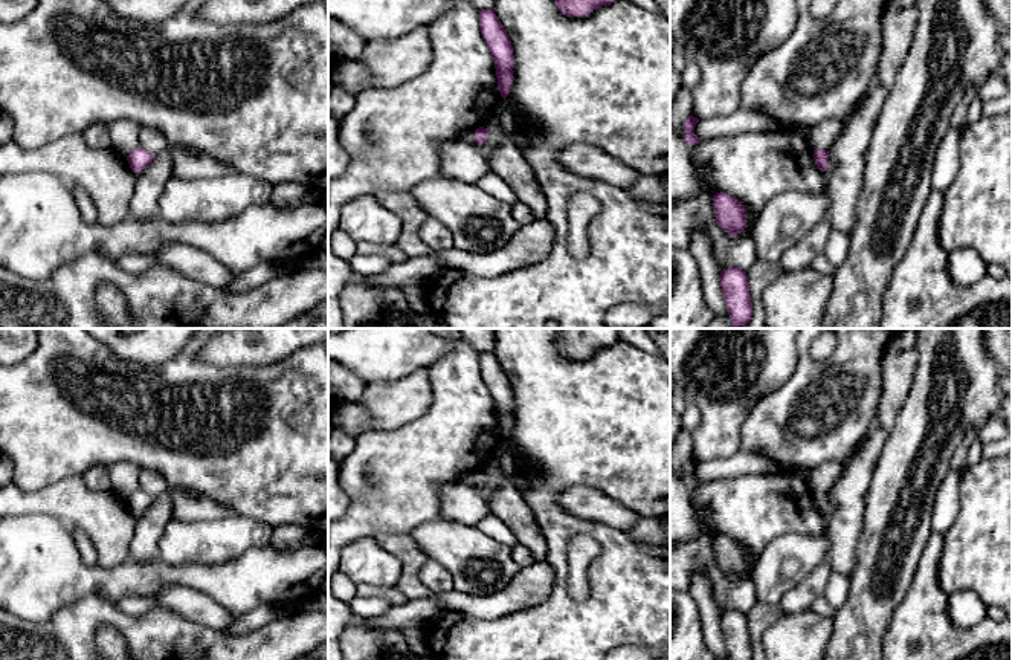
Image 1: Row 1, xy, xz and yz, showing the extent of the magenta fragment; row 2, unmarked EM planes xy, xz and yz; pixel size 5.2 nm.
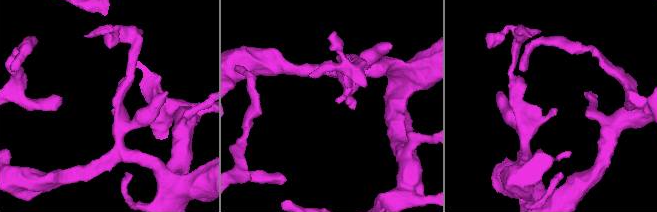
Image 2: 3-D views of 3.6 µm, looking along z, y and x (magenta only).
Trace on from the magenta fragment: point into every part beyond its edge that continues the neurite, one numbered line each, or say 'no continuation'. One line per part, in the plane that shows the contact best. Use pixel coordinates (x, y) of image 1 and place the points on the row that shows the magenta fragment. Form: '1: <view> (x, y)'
no continuation

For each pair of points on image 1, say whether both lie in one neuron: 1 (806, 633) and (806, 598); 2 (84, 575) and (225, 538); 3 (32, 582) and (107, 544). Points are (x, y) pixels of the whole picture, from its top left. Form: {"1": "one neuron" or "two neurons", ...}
{"1": "two neurons", "2": "two neurons", "3": "two neurons"}

